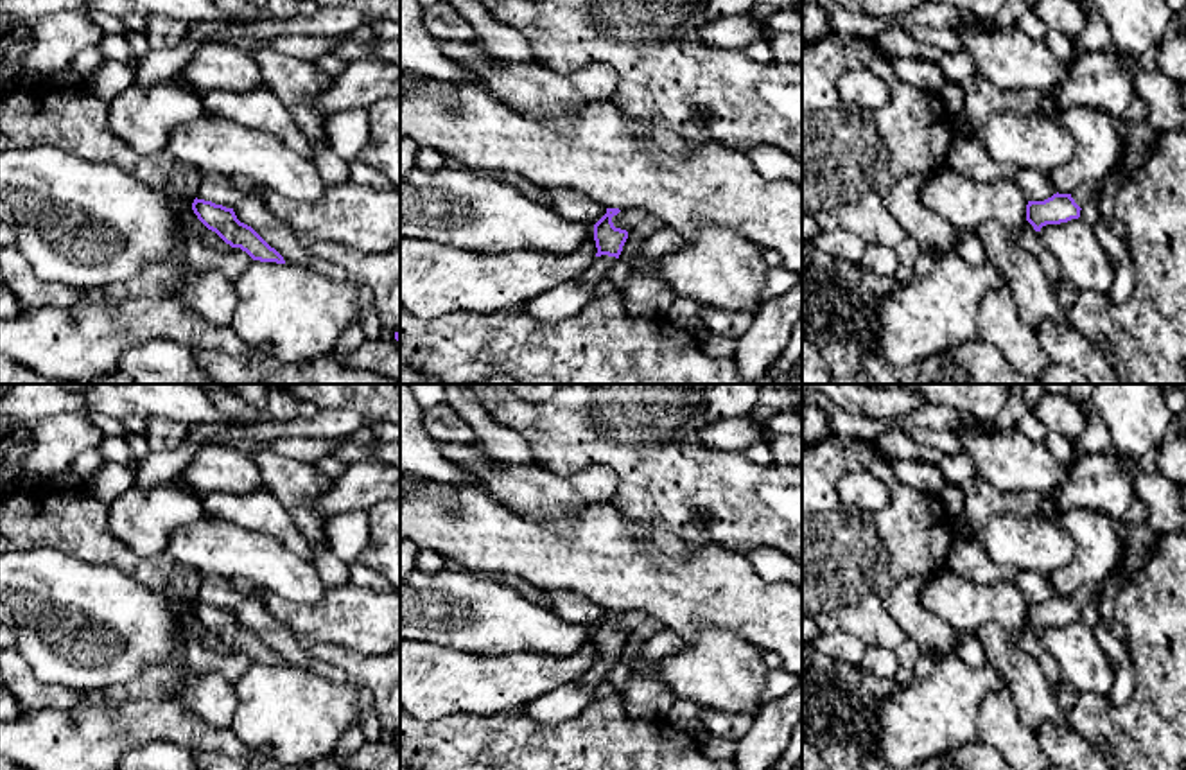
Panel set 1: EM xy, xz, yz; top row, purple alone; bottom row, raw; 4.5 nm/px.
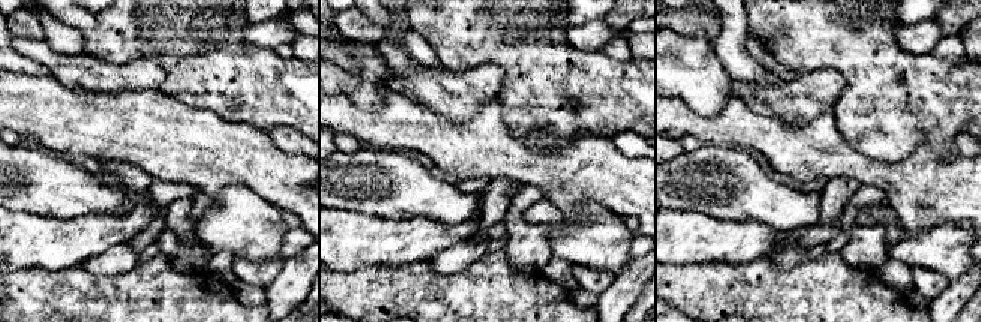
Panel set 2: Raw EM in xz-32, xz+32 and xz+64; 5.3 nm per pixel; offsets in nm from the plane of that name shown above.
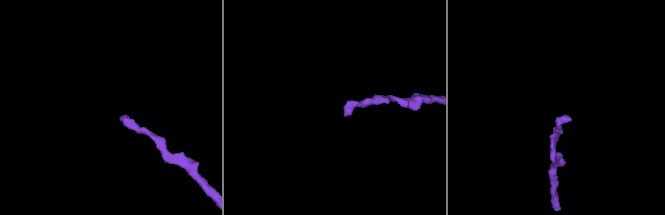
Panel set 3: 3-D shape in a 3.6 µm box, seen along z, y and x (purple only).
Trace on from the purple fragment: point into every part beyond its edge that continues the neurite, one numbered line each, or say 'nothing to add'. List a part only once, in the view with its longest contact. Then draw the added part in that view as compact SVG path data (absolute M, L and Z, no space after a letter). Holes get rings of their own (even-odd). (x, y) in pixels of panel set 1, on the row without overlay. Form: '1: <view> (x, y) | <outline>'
1: xz (600, 668) | M608 657L596 659L592 668L578 682L587 687L596 687L603 680L606 680L606 673L615 662L615 659Z

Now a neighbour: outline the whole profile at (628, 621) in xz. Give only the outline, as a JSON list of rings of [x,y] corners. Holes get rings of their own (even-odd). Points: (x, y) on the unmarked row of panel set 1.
[[[624,610],[617,617],[612,619],[615,630],[626,632],[628,635],[641,628],[650,616],[641,610]]]

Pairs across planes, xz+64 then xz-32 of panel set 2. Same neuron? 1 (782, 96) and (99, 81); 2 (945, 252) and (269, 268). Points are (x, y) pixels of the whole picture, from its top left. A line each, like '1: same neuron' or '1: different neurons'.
1: same neuron
2: different neurons

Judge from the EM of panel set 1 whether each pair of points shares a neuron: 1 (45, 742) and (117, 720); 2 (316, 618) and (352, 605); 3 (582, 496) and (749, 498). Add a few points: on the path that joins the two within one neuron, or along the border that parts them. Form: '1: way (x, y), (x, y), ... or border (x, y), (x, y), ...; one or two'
1: way (63, 742), (88, 742), (99, 734); one
2: way (325, 618), (340, 618), (343, 614); one
3: border (578, 472), (607, 465), (618, 478), (614, 503); two

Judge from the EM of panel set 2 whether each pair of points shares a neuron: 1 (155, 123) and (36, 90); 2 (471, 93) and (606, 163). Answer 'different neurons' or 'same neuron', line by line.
1: same neuron
2: different neurons

